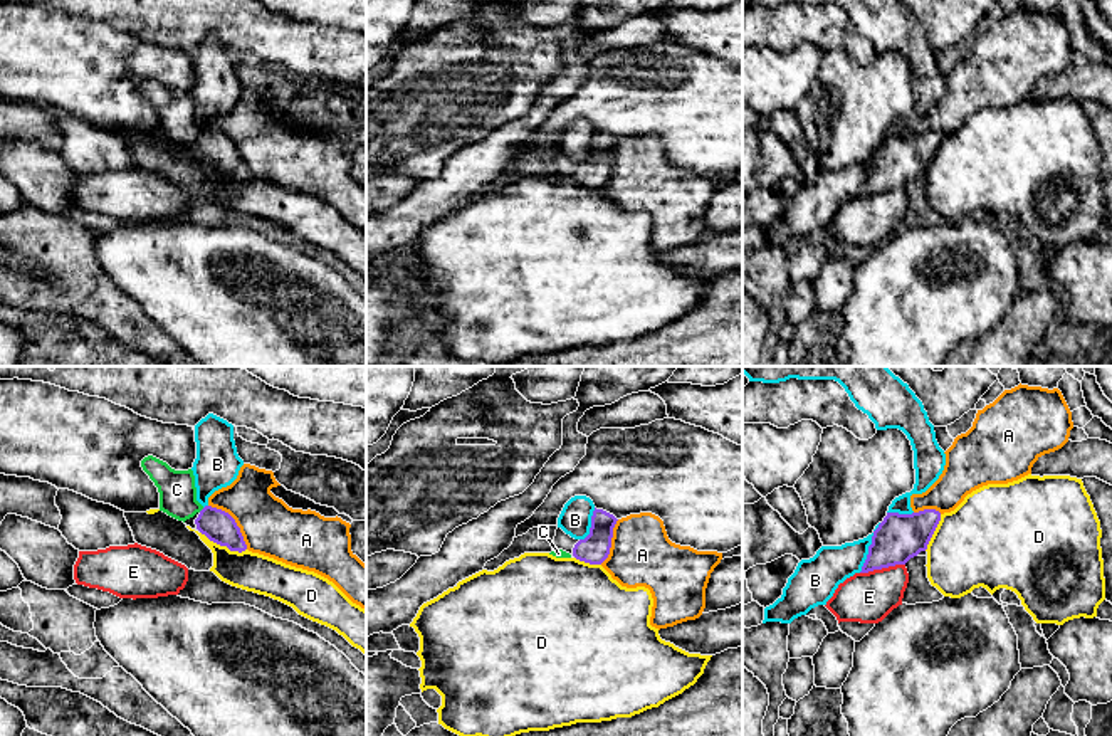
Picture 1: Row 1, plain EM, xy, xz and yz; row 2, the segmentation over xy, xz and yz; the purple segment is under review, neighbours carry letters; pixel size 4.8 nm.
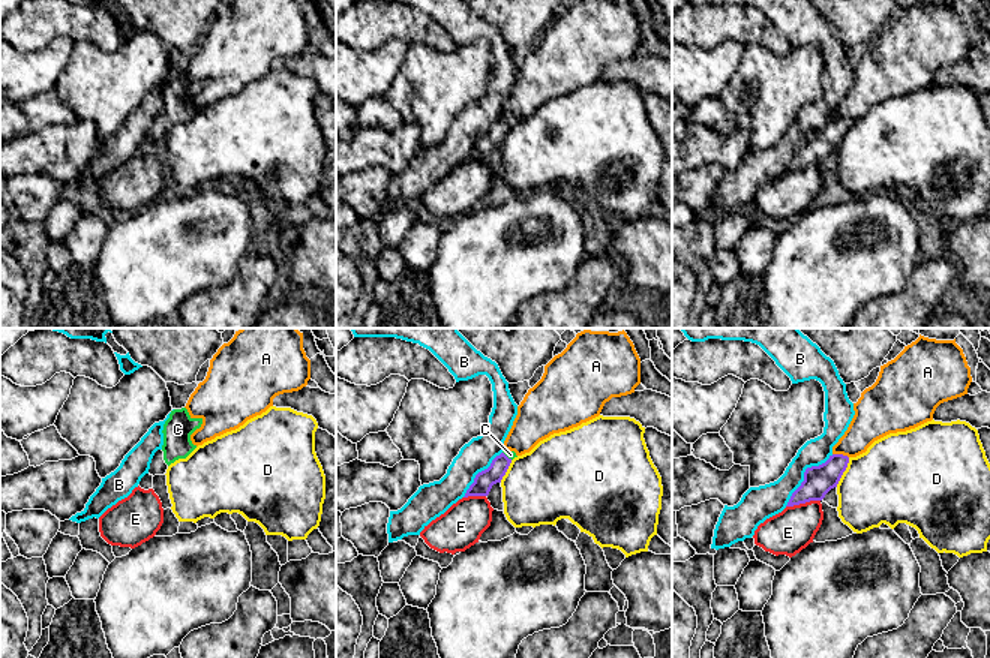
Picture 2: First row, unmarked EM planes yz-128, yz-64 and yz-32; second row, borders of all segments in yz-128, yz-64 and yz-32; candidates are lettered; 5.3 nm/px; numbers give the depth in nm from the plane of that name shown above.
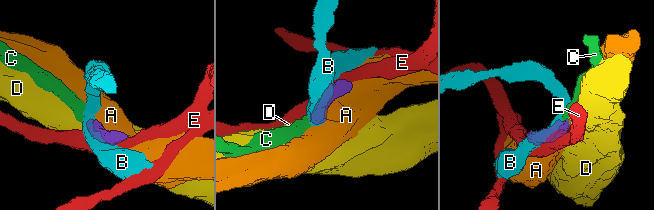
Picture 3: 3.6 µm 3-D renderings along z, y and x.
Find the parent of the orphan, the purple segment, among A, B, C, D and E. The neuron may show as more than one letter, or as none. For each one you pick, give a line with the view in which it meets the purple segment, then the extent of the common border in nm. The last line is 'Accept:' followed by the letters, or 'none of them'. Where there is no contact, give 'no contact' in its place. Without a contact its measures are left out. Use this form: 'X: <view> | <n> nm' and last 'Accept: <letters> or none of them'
C: xy | 40 nm
Accept: C

